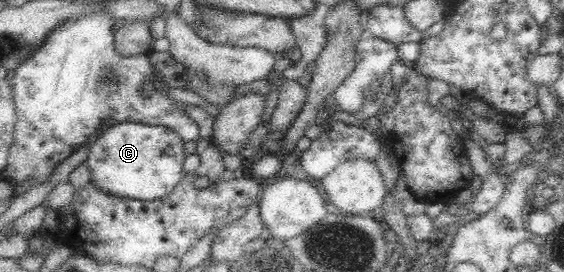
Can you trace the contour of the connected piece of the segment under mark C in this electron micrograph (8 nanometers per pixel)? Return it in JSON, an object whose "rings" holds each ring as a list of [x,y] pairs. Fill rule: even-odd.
{"rings":[[[113,122],[90,146],[91,180],[105,193],[123,199],[156,200],[170,194],[184,175],[184,140],[171,128],[144,122]]]}

